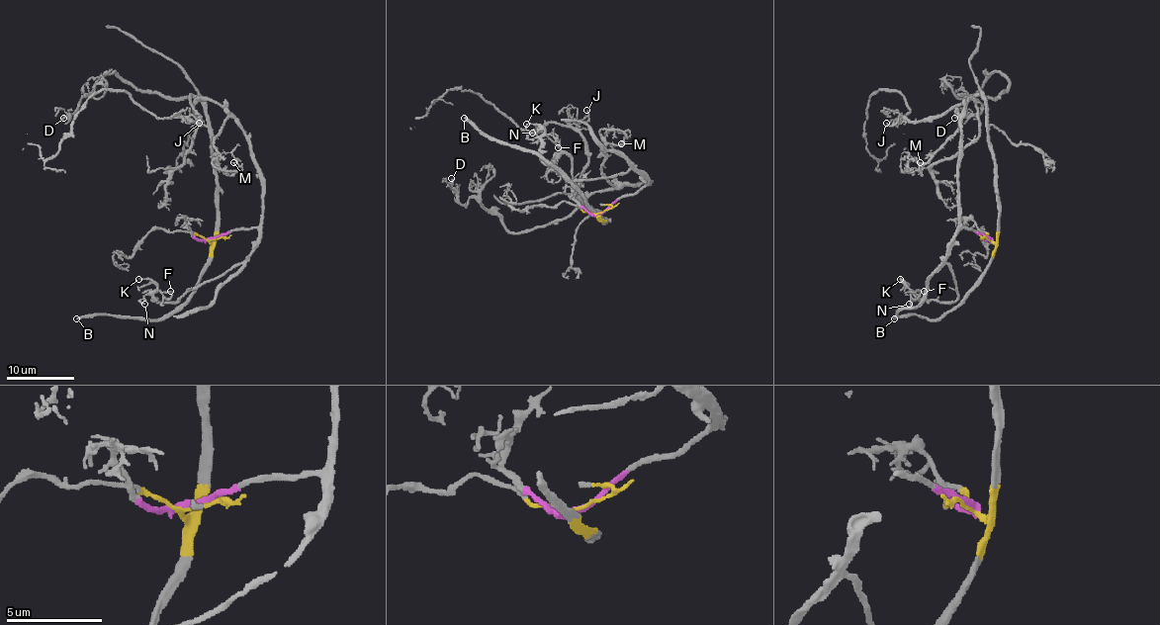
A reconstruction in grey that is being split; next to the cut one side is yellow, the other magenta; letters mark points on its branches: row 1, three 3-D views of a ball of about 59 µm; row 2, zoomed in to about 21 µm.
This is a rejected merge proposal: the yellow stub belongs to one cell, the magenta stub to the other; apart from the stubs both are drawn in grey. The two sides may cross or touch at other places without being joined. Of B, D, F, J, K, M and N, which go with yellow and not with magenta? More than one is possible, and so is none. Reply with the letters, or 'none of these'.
B, D, J

